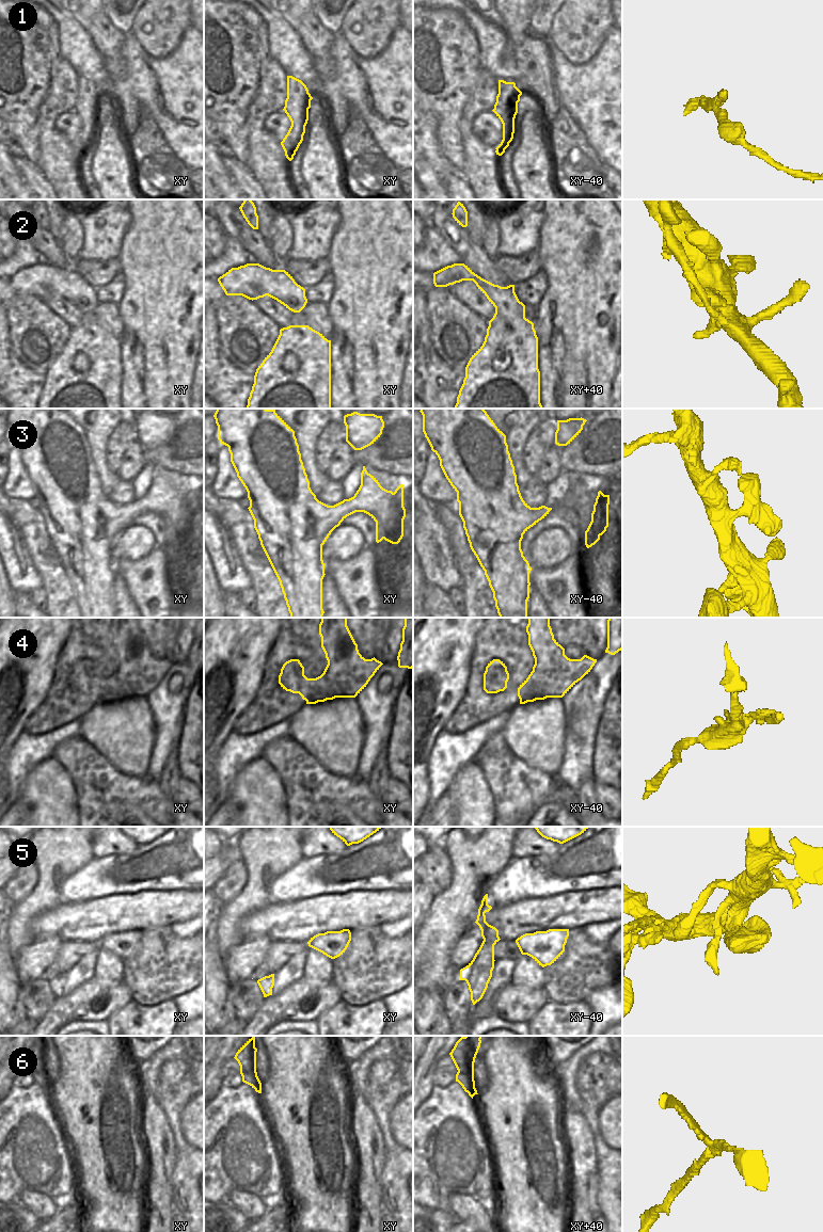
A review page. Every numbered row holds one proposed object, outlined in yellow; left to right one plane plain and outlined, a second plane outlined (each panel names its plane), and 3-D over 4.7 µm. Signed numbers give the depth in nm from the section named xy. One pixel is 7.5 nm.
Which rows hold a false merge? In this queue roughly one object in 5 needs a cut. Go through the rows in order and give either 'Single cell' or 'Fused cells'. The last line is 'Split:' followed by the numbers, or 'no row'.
1: Single cell
2: Single cell
3: Single cell
4: Fused cells
5: Single cell
6: Fused cells
Split: 4, 6.

